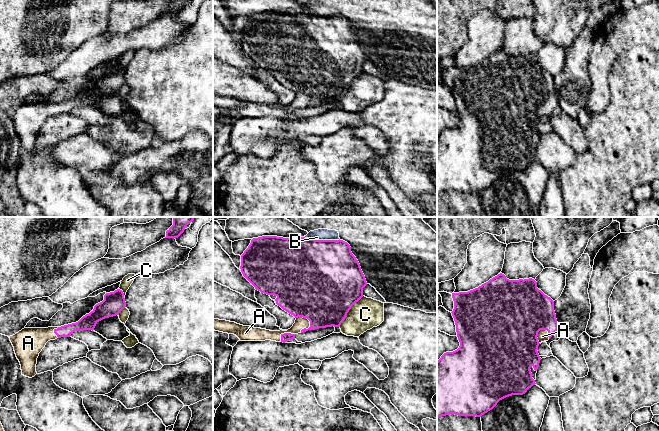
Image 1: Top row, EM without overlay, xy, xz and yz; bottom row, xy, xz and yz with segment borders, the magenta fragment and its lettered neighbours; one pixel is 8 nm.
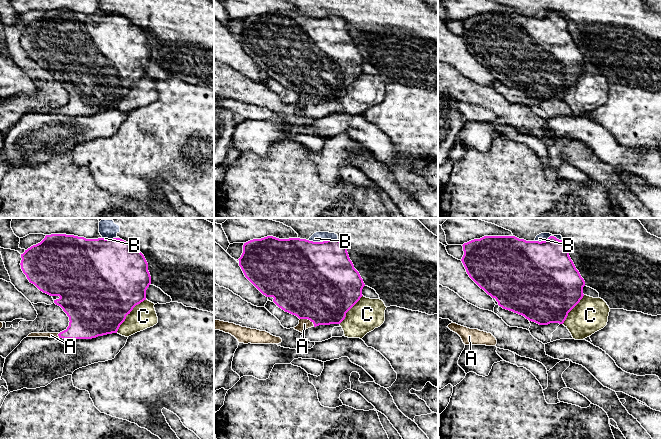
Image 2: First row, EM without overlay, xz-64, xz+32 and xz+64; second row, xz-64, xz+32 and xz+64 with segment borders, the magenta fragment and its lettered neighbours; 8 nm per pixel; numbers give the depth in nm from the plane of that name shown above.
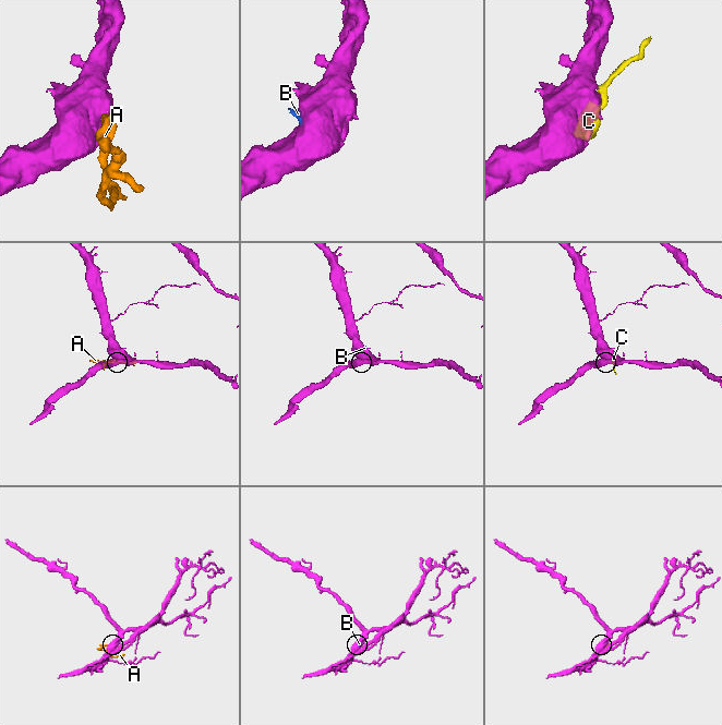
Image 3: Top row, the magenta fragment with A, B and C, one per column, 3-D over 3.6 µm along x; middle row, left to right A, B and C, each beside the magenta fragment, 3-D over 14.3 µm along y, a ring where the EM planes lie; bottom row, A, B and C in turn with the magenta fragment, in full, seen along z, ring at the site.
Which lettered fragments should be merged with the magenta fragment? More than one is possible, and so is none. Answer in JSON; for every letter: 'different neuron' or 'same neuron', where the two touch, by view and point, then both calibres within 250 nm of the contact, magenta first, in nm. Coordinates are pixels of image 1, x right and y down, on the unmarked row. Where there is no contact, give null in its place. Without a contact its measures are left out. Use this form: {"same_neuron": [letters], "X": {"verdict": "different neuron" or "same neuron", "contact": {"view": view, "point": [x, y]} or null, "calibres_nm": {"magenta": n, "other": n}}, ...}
{"same_neuron": ["A"], "A": {"verdict": "same neuron", "contact": {"view": "xz", "point": [309, 103]}, "calibres_nm": {"magenta": 400, "other": 100}}, "B": {"verdict": "different neuron", "contact": {"view": "xz", "point": [322, 16]}, "calibres_nm": {"magenta": 500, "other": 100}}, "C": {"verdict": "different neuron", "contact": {"view": "xz", "point": [348, 87]}, "calibres_nm": {"magenta": 500, "other": 240}}}

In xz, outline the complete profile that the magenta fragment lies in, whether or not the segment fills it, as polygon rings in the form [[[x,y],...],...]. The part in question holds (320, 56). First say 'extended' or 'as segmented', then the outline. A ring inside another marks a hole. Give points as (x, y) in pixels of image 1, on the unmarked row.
extended; [[[277,12],[253,14],[241,31],[240,45],[256,66],[276,72],[276,80],[296,94],[287,107],[270,107],[213,94],[213,106],[234,110],[240,117],[271,116],[285,119],[295,115],[296,110],[308,106],[340,103],[351,83],[363,73],[363,64],[367,61],[350,21],[340,15]]]

